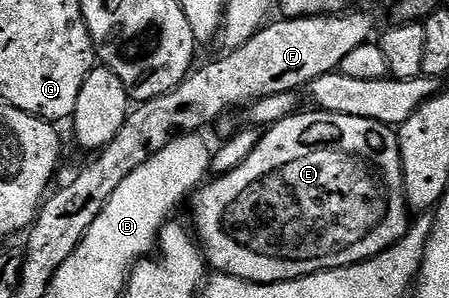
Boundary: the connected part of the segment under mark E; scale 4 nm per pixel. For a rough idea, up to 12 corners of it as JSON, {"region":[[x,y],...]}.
{"region":[[290,114],[193,195],[212,271],[291,282],[409,229],[399,136]]}

